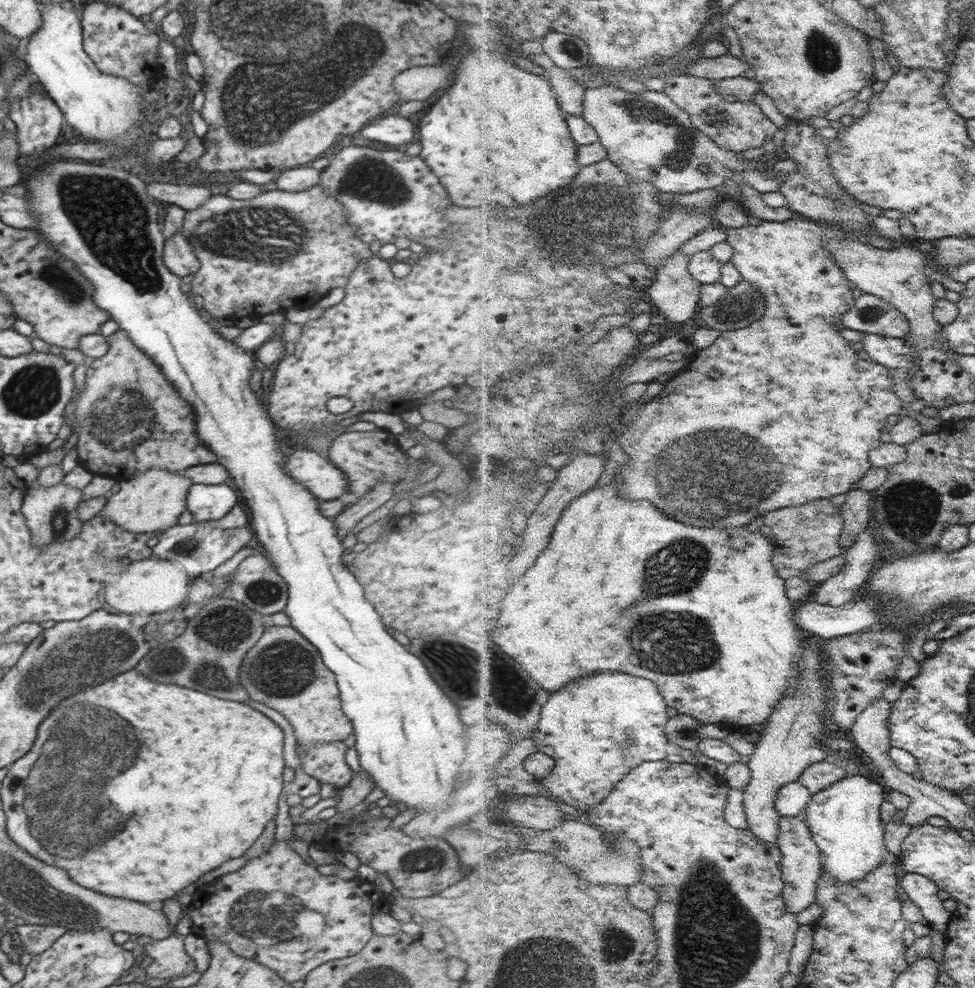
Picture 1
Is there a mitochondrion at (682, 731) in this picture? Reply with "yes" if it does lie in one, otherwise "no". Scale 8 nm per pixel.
yes

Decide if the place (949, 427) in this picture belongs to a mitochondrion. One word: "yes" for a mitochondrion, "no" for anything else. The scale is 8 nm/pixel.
no

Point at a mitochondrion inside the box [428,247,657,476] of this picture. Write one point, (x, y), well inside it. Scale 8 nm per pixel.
(588, 377)

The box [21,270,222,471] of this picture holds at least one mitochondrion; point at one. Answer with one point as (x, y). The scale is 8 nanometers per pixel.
(115, 413)

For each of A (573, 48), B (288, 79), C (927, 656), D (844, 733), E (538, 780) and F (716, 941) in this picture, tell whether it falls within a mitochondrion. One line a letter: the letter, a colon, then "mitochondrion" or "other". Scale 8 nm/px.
A: mitochondrion
B: mitochondrion
C: other
D: other
E: other
F: mitochondrion

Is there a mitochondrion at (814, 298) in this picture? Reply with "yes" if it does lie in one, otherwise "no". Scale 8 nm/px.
no

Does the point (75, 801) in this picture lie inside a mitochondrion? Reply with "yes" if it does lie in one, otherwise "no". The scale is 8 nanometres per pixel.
yes

